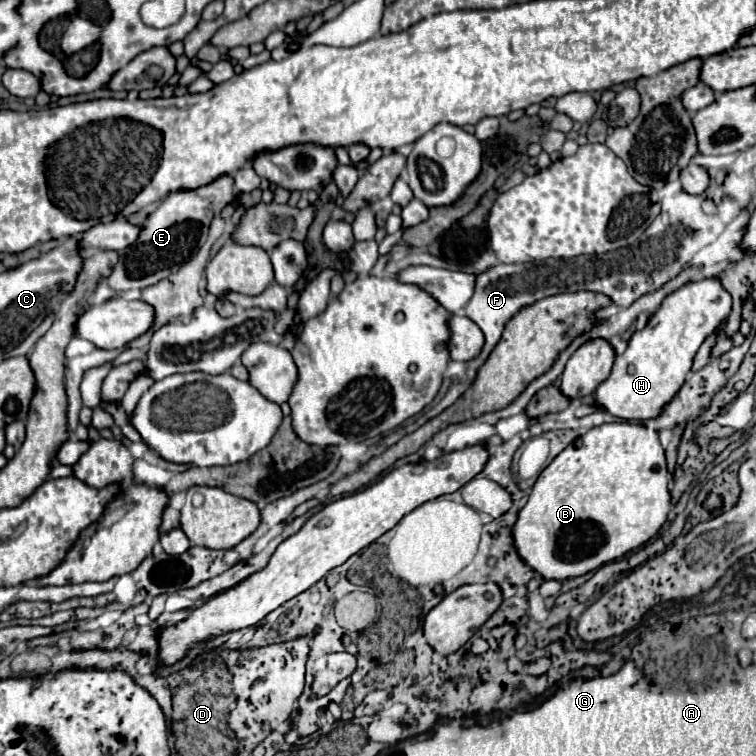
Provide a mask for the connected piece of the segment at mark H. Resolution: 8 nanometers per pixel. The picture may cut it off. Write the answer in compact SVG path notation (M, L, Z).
M717 277L691 281L663 299L647 325L633 333L627 349L617 355L611 375L597 387L593 405L627 421L653 419L679 391L701 343L731 311L731 295Z

